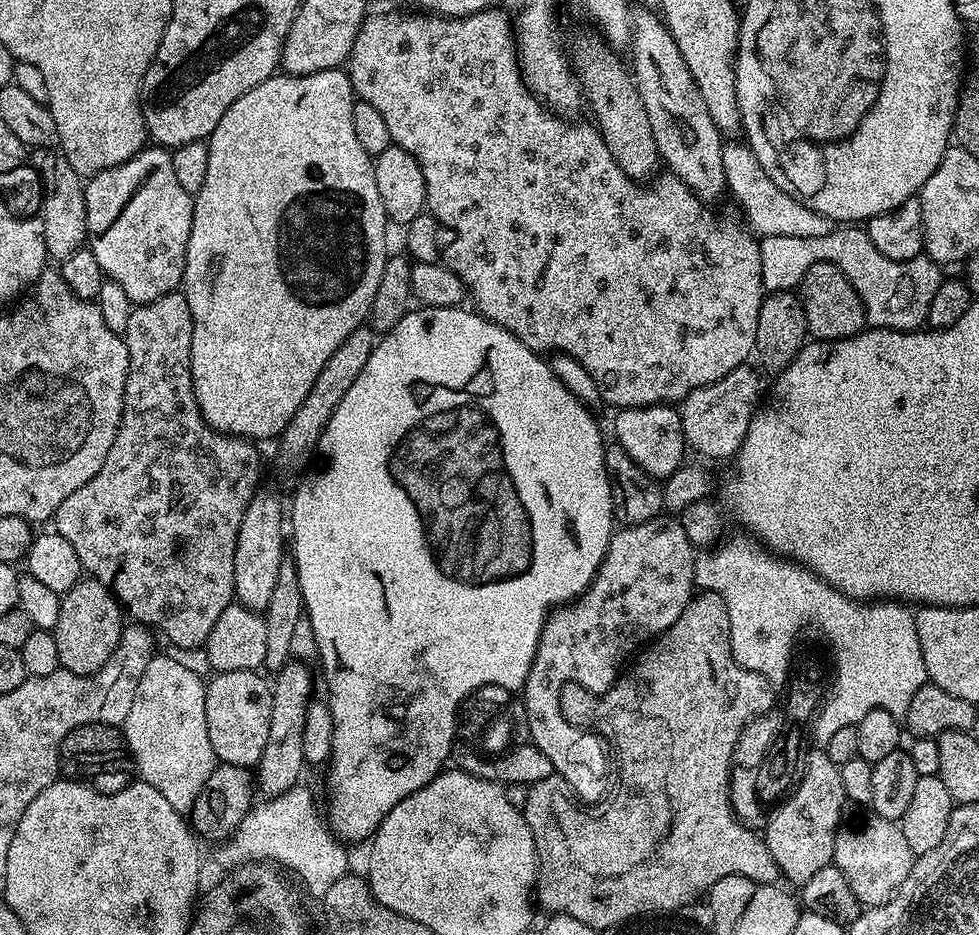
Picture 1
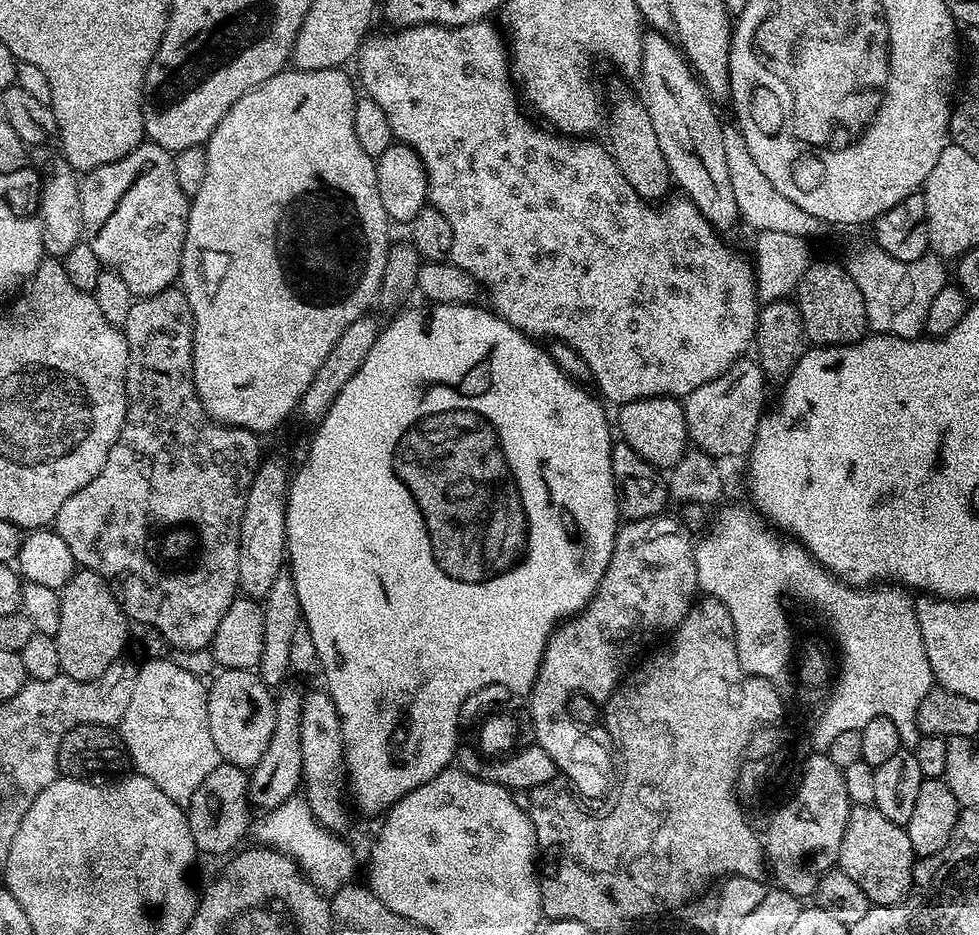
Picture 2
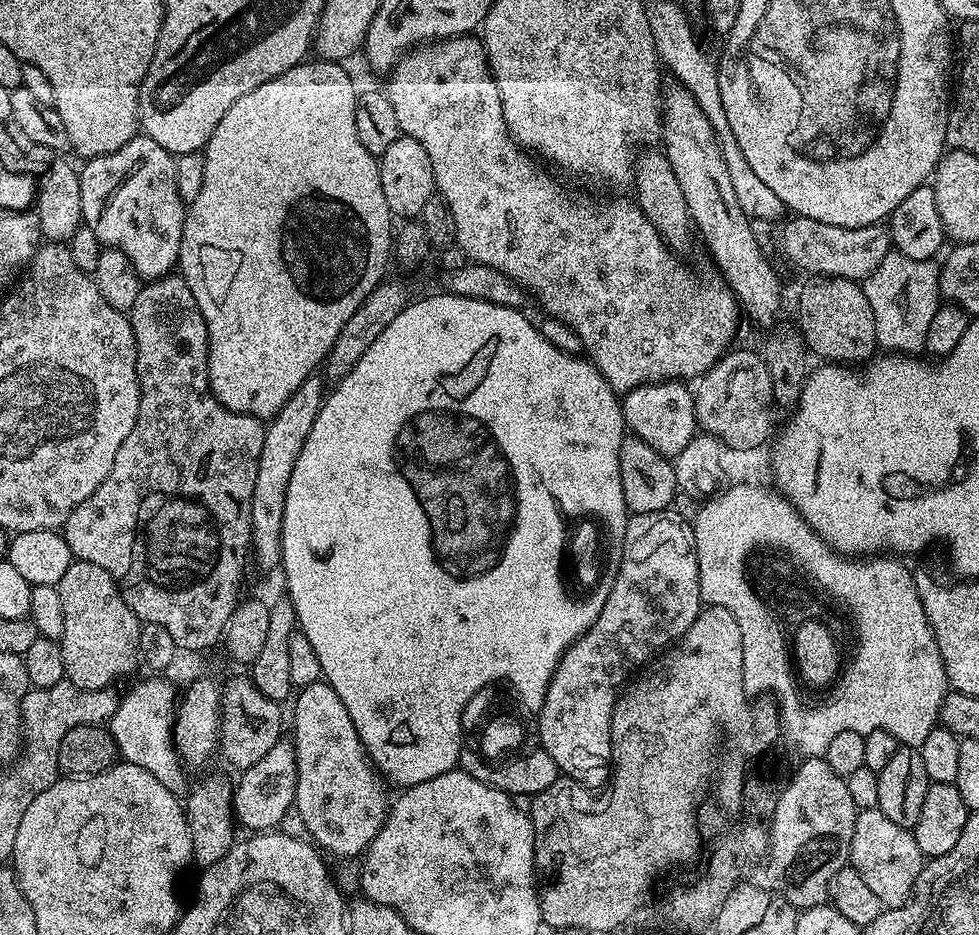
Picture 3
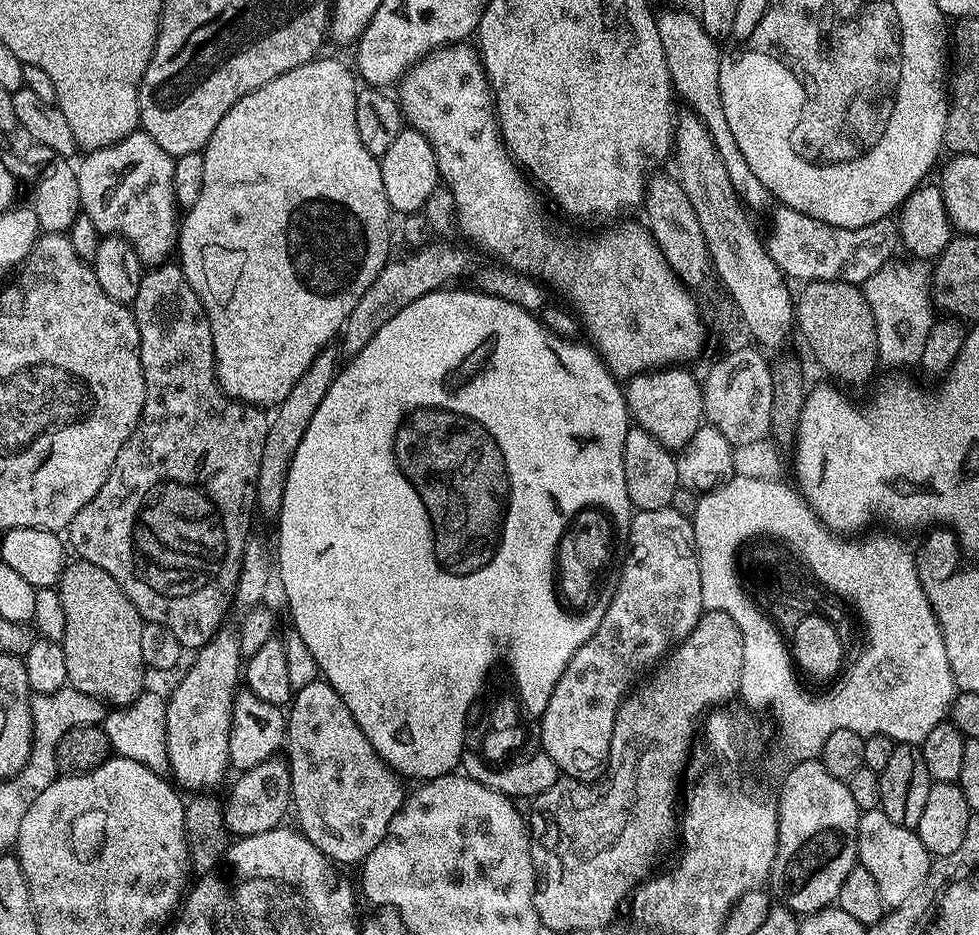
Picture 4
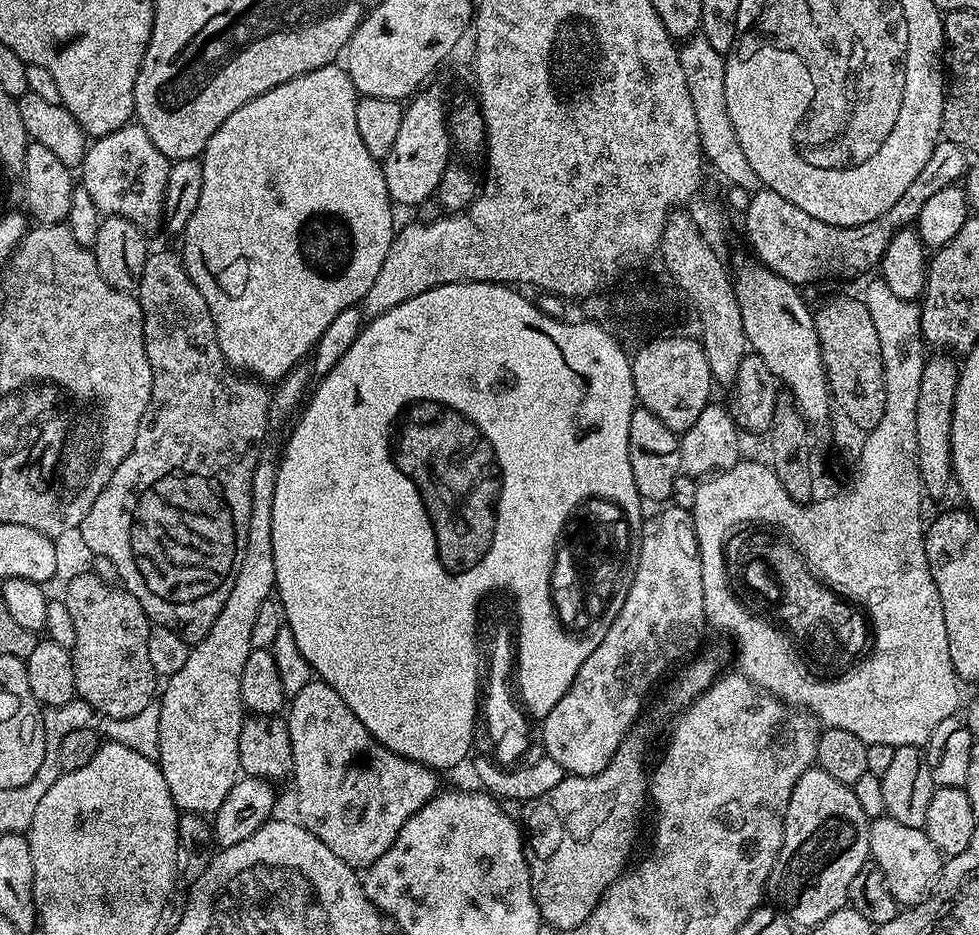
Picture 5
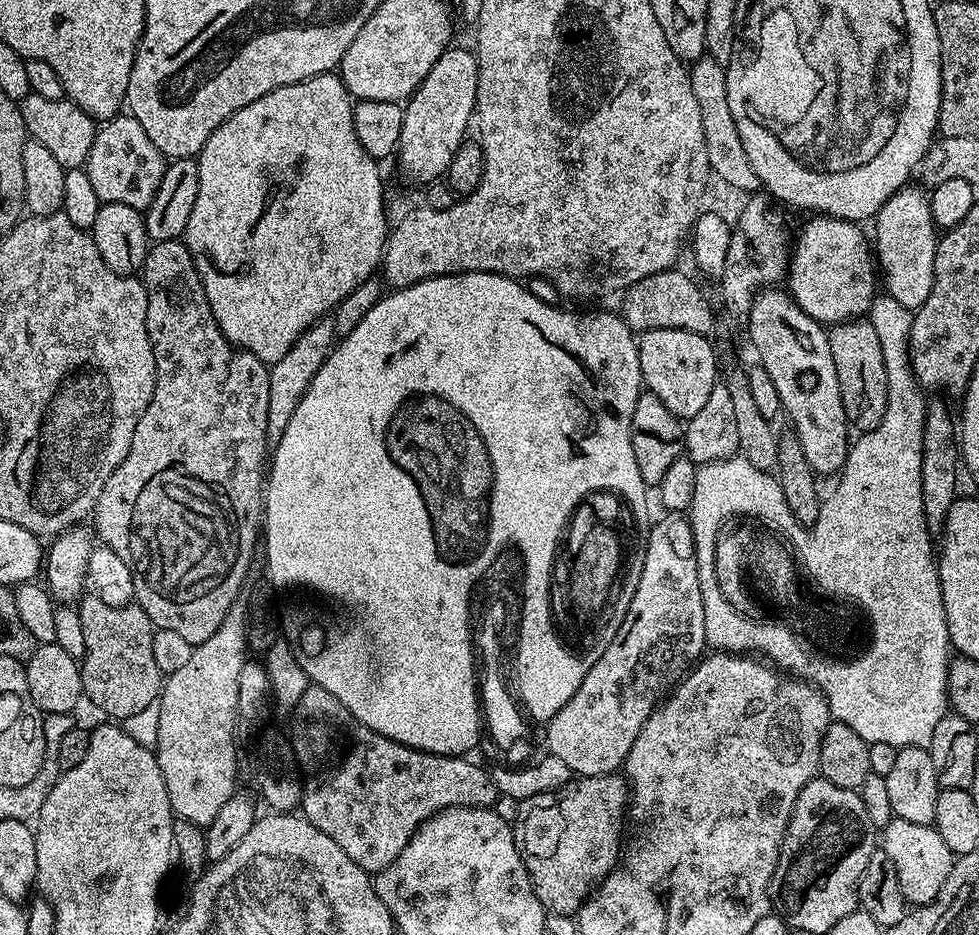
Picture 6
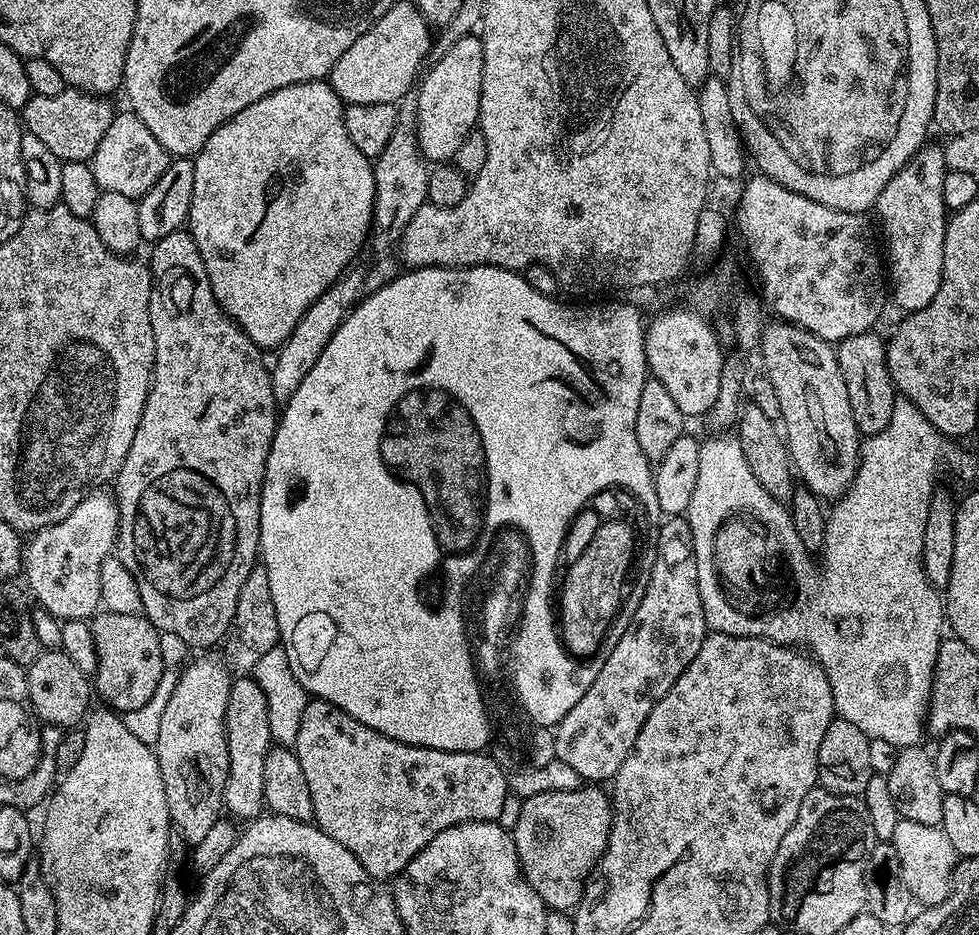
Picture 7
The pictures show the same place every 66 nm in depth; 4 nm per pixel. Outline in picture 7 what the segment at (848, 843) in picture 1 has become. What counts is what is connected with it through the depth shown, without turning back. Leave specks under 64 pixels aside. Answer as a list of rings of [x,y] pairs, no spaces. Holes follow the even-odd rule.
[[[900,819],[890,843],[898,850],[898,862],[902,882],[906,882],[906,890],[910,890],[913,901],[920,906],[940,906],[940,903],[954,889],[954,877],[958,857],[950,838],[934,826],[922,826],[922,822],[910,822]]]

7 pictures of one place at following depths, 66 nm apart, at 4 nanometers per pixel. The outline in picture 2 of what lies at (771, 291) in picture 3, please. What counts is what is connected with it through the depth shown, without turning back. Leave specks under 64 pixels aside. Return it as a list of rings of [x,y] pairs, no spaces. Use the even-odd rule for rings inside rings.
[[[645,31],[642,42],[642,62],[638,83],[644,91],[642,102],[650,114],[650,123],[654,125],[654,138],[662,146],[671,179],[681,188],[683,195],[692,201],[692,205],[712,223],[713,228],[724,230],[732,228],[741,219],[738,206],[735,205],[734,191],[730,184],[730,170],[726,170],[726,150],[724,149],[725,125],[716,117],[713,101],[704,90],[703,84],[696,79],[692,65],[684,59],[679,47],[668,42],[669,37],[660,32]]]

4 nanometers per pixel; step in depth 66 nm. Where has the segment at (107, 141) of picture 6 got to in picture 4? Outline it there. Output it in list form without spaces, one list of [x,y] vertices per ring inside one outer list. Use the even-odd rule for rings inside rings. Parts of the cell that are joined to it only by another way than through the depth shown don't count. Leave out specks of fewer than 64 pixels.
[[[137,130],[131,132],[122,142],[89,152],[83,158],[85,160],[76,168],[83,215],[88,216],[102,234],[117,234],[129,240],[140,255],[141,265],[155,266],[165,263],[178,244],[178,209],[174,198],[176,162],[173,156],[162,150],[162,146],[158,146],[158,142],[154,142],[154,138],[150,138],[147,132]]]

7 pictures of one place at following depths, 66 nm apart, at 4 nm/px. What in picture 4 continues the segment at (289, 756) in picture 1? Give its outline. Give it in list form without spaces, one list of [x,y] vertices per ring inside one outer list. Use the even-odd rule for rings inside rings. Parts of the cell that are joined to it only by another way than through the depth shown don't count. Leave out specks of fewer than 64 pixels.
[[[273,758],[239,773],[235,777],[232,789],[228,792],[228,801],[223,801],[224,824],[233,837],[262,834],[271,828],[281,827],[284,815],[289,815],[292,802],[290,770],[283,759]]]

